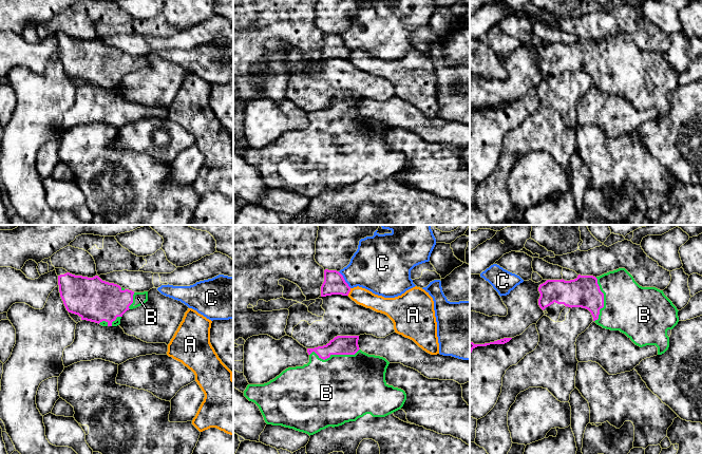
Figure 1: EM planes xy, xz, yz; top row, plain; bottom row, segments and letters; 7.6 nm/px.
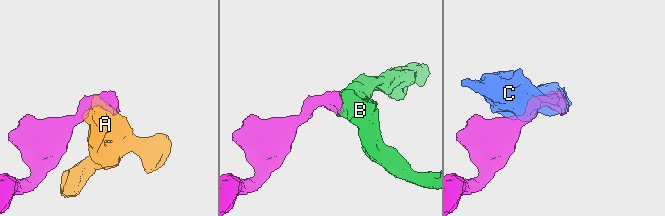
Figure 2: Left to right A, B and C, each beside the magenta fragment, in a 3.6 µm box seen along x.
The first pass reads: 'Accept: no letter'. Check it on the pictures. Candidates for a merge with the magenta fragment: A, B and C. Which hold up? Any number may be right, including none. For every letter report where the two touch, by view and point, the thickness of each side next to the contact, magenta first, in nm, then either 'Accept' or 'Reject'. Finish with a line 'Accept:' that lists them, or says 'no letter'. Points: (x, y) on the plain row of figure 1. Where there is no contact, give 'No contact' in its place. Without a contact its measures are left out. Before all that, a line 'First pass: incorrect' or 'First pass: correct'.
First pass: incorrect
A: Touches magenta at xz (349, 54). Thickness 160 nm (magenta) against 130 nm. Reject
B: Touches magenta at xz (334, 117). Thickness 140 nm (magenta) against 480 nm. Accept
C: Touches magenta at xz (344, 43). Thickness 160 nm (magenta) against 360 nm. Reject
Accept: B

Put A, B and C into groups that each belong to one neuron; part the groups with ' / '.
A / B / C

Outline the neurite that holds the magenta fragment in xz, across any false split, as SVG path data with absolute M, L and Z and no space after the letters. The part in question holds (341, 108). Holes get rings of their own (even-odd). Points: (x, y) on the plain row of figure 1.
M337 99L326 109L307 112L307 128L288 131L267 147L248 148L244 159L259 170L267 188L293 192L309 200L328 190L356 185L366 177L385 181L400 173L406 157L386 147L390 126L362 115L358 103L359 99Z

